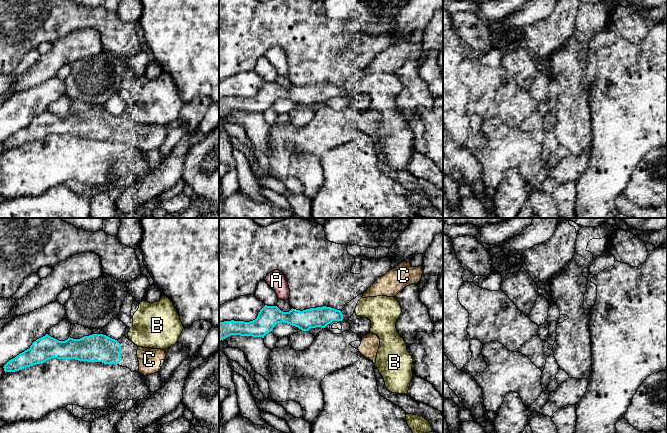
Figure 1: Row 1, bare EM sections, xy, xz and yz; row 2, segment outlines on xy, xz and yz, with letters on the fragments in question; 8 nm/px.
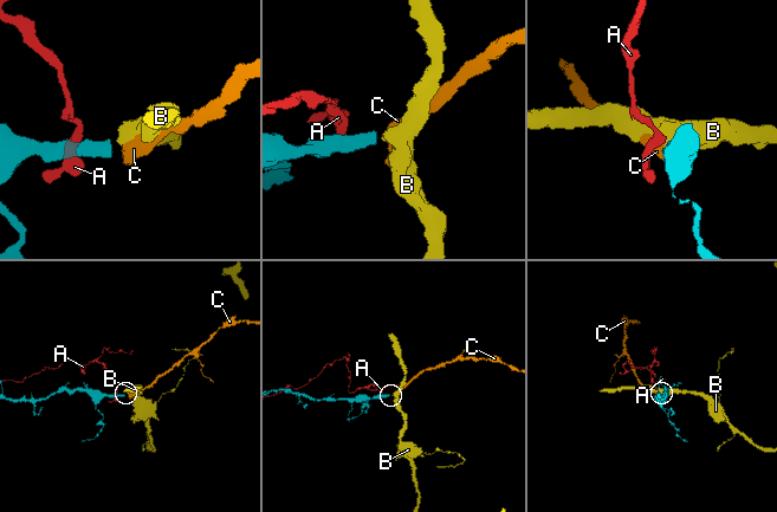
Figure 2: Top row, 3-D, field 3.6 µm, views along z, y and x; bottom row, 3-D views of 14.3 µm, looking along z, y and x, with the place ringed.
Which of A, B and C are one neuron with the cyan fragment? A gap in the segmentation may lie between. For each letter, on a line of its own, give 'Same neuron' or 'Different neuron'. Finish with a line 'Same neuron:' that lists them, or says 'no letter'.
A: Different neuron
B: Different neuron
C: Same neuron
Same neuron: C

